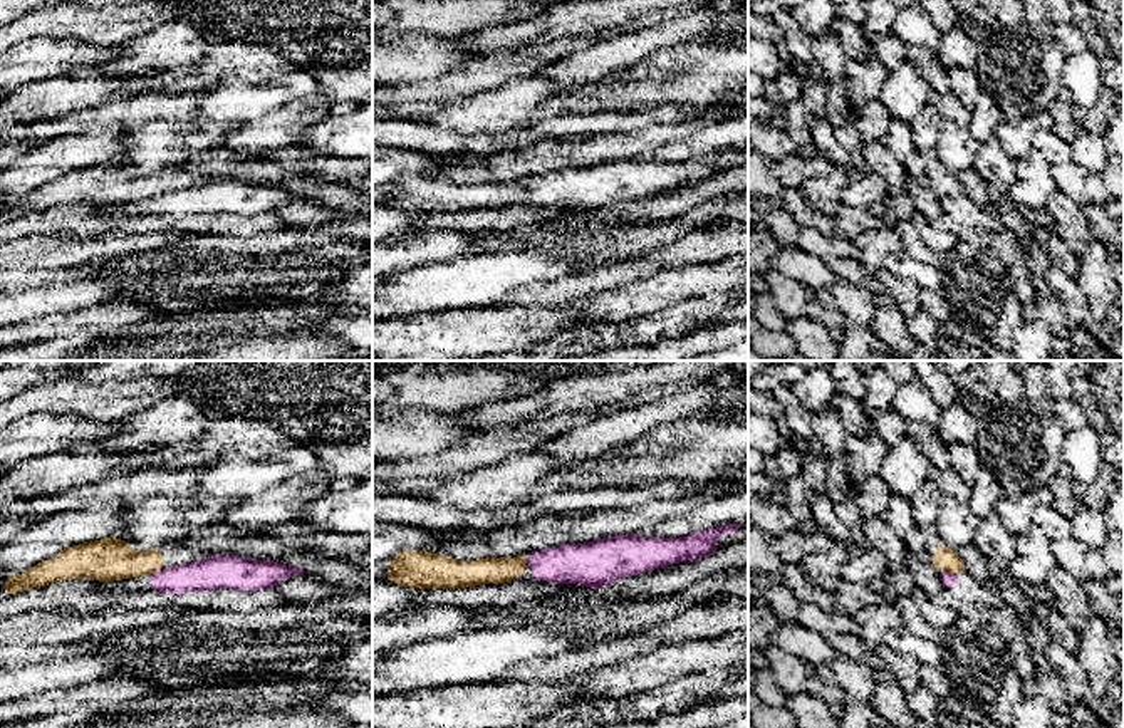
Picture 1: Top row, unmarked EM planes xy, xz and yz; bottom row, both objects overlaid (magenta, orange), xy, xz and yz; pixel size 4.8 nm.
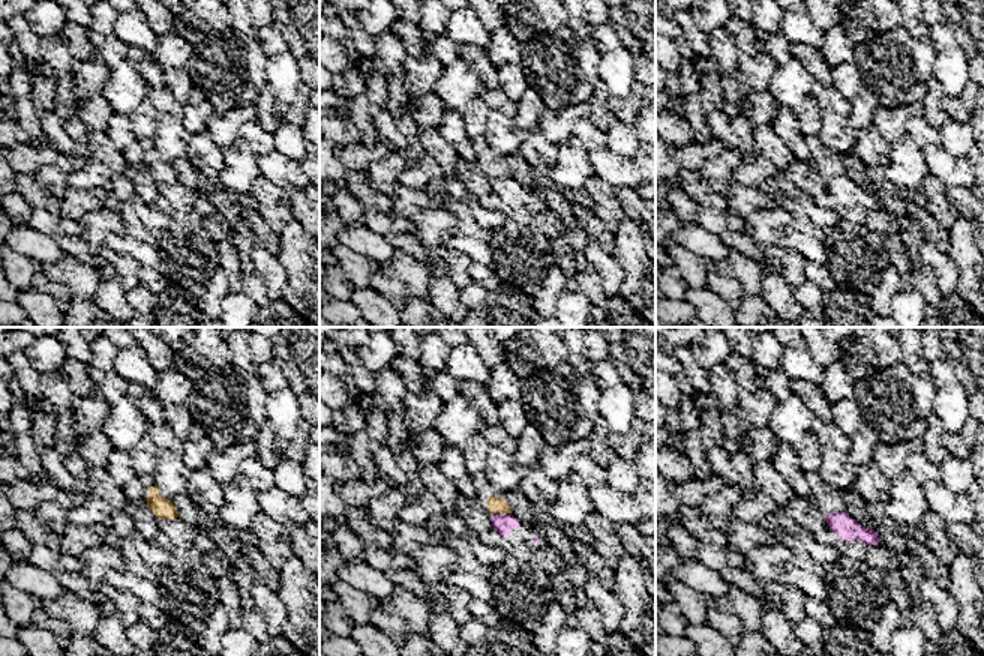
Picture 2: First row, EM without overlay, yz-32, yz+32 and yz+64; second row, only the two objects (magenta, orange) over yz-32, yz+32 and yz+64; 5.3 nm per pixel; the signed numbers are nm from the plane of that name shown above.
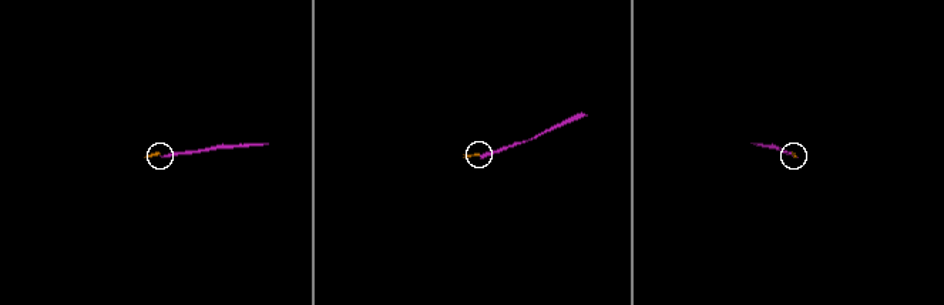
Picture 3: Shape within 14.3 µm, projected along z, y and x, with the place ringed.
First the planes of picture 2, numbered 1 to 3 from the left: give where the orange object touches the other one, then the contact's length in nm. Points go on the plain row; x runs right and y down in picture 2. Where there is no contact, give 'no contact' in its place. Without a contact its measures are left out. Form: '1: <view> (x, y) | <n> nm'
1: no contact
2: yz+32 (503, 179) | 30 nm
3: no contact

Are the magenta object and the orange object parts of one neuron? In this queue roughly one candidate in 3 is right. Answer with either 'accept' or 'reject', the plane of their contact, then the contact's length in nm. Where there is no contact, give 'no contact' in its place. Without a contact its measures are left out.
reject; contact in yz; length 60 nm

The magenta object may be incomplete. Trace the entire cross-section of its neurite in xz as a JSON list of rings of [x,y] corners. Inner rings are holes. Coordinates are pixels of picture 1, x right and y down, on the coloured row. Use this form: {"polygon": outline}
{"polygon": [[[730,523],[679,538],[639,537],[637,533],[597,538],[594,542],[550,547],[522,555],[527,569],[518,582],[557,582],[602,587],[621,577],[695,560],[716,550],[721,533],[747,523]]]}

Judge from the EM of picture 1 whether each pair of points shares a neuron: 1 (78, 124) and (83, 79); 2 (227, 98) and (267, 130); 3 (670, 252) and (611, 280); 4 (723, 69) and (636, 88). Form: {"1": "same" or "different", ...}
{"1": "different", "2": "different", "3": "same", "4": "same"}

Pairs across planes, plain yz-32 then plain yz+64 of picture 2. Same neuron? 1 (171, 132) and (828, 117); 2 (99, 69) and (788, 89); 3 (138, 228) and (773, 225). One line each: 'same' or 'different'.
1: same
2: different
3: different

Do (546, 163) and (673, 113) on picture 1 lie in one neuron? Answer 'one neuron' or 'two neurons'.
two neurons

